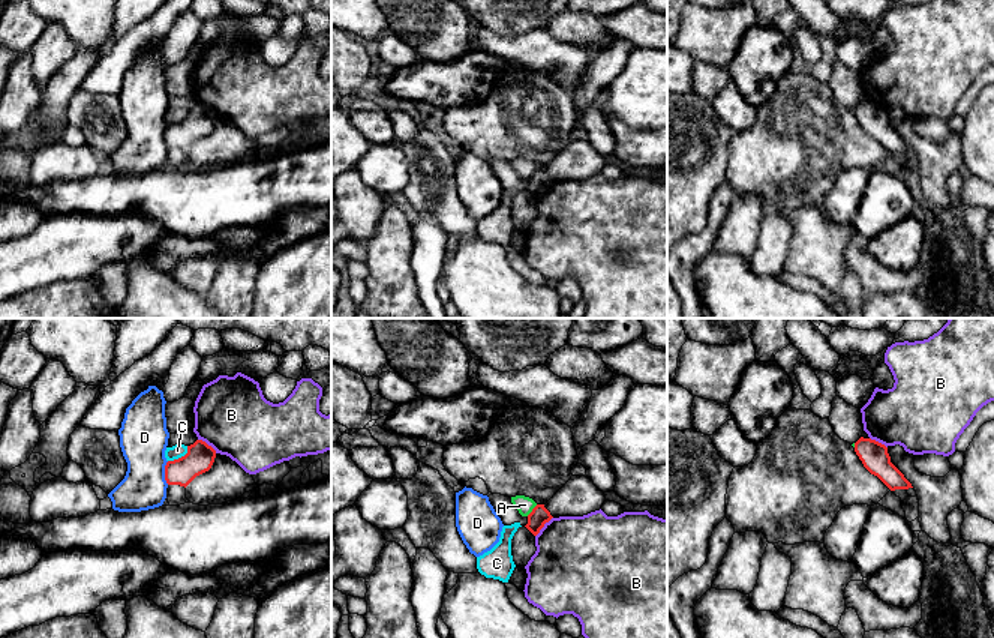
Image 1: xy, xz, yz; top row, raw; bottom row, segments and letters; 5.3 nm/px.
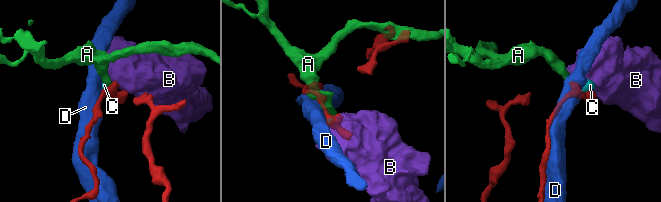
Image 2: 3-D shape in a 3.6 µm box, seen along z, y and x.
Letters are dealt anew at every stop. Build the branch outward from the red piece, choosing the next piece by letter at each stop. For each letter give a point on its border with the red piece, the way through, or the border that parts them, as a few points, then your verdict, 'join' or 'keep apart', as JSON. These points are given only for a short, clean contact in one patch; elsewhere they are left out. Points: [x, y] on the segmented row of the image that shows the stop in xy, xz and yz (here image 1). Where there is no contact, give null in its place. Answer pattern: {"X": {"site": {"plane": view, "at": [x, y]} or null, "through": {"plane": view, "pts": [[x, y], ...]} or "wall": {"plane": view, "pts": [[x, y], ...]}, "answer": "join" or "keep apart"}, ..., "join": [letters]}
{"A": {"site": {"plane": "xz", "at": [532, 511]}, "wall": {"plane": "xz", "pts": [[537, 505], [526, 515]]}, "answer": "keep apart"}, "B": {"site": {"plane": "xz", "at": [543, 526]}, "answer": "keep apart"}, "C": {"site": {"plane": "xy", "at": [182, 457]}, "wall": {"plane": "xy", "pts": [[188, 446], [183, 455], [168, 461]]}, "answer": "keep apart"}, "D": {"site": {"plane": "xy", "at": [165, 473]}, "answer": "keep apart"}, "join": []}

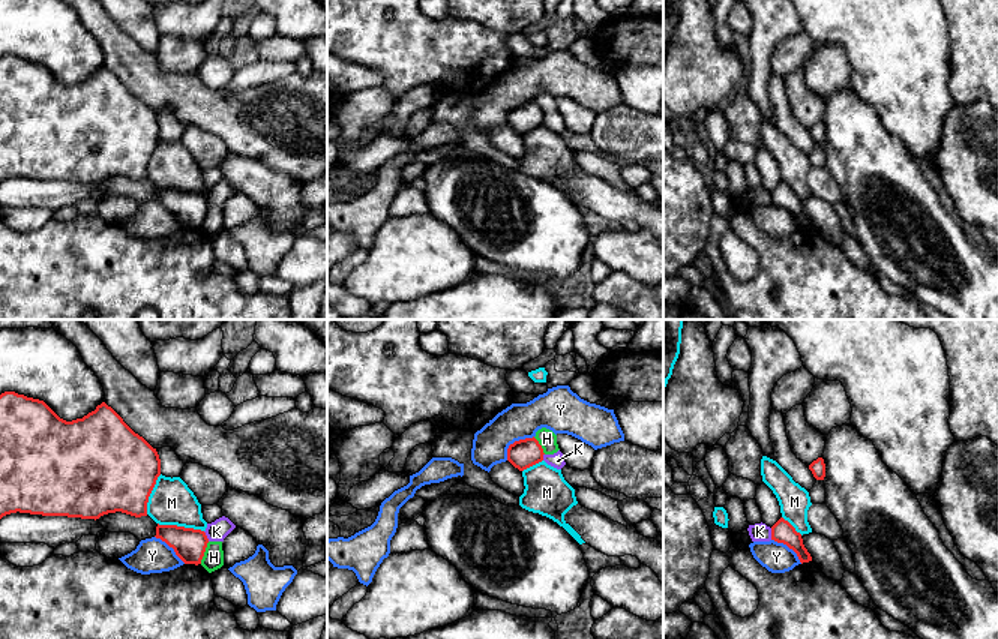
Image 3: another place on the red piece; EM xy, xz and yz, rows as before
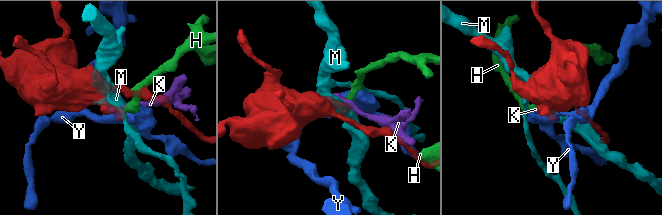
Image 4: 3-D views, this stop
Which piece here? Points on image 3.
{"H": {"site": {"plane": "xy", "at": [204, 551]}, "wall": {"plane": "xy", "pts": [[209, 542], [200, 563]]}, "answer": "keep apart"}, "K": {"site": {"plane": "yz", "at": [772, 534]}, "answer": "keep apart"}, "M": {"site": {"plane": "xy", "at": [180, 527]}, "answer": "keep apart"}, "Y": {"site": {"plane": "xz", "at": [515, 441]}, "answer": "keep apart"}, "join": []}

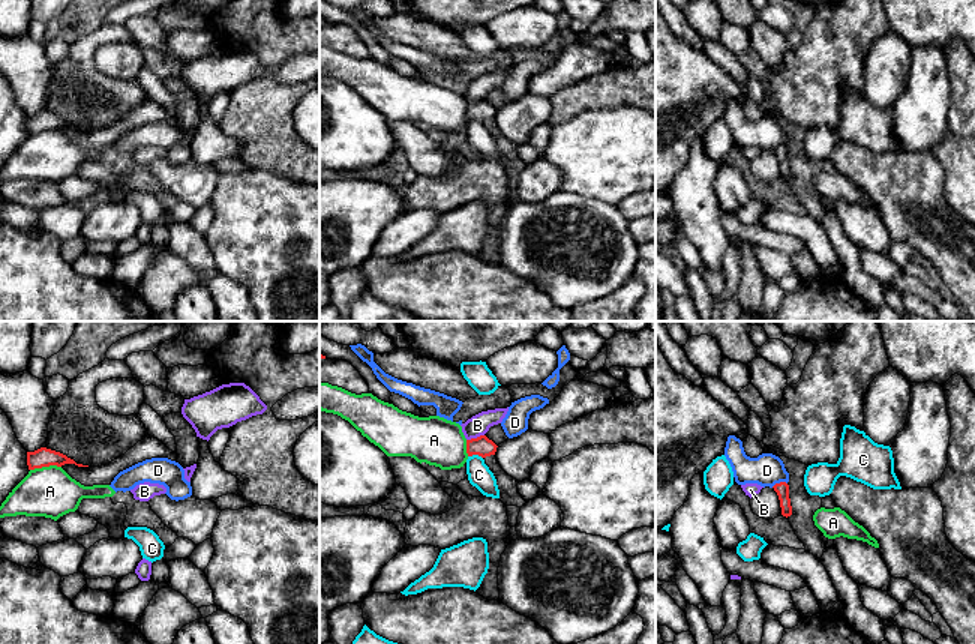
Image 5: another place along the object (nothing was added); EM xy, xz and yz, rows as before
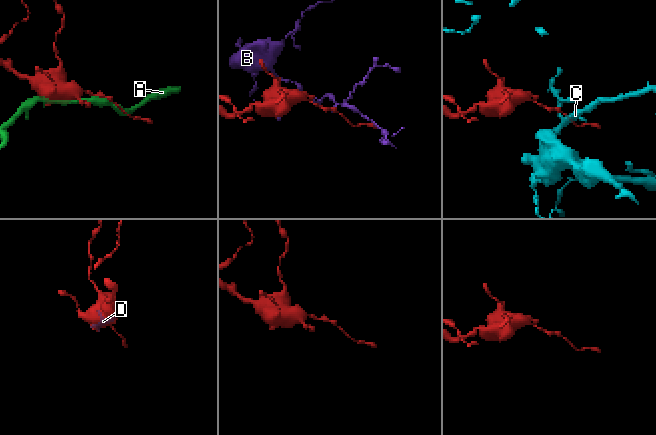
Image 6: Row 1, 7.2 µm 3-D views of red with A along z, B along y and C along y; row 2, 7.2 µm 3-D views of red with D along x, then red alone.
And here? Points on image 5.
{"A": {"site": {"plane": "xy", "at": [45, 466]}, "answer": "keep apart"}, "B": {"site": {"plane": "xz", "at": [474, 439]}, "wall": {"plane": "xz", "pts": [[483, 434], [467, 440]]}, "answer": "keep apart"}, "C": {"site": {"plane": "xz", "at": [476, 454]}, "wall": {"plane": "xz", "pts": [[468, 455], [479, 455], [482, 458]]}, "answer": "keep apart"}, "D": {"site": {"plane": "yz", "at": [780, 482]}, "answer": "keep apart"}, "join": []}

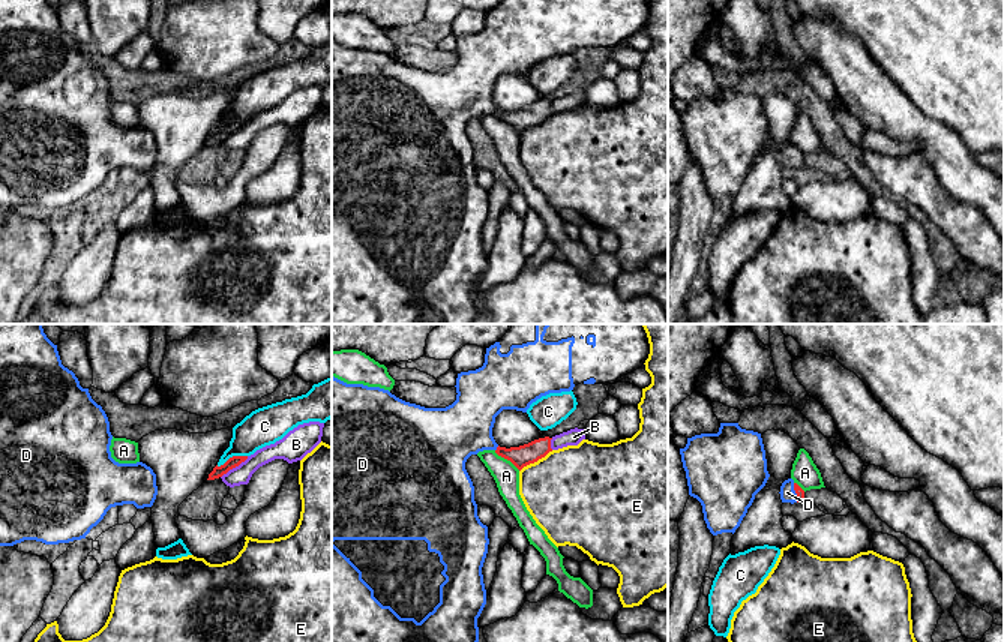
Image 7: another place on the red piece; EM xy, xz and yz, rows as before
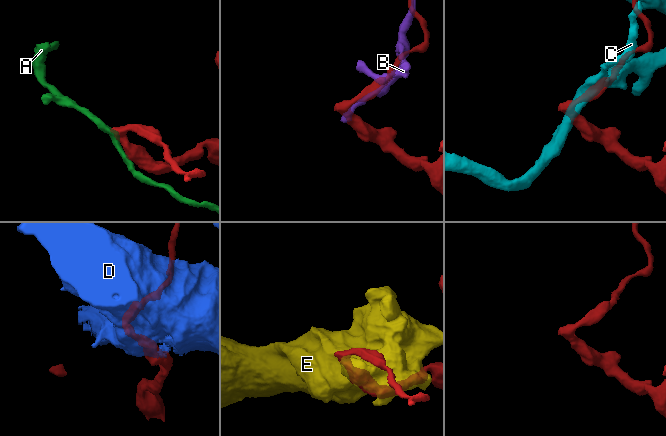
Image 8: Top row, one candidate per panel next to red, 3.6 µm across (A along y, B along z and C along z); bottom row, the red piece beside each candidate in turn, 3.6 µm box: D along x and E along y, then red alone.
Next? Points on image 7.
{"A": {"site": {"plane": "xz", "at": [508, 459]}, "wall": {"plane": "xz", "pts": [[494, 450], [520, 470]]}, "answer": "keep apart"}, "B": {"site": {"plane": "xy", "at": [234, 467]}, "answer": "keep apart"}, "C": {"site": {"plane": "xy", "at": [233, 456]}, "answer": "keep apart"}, "D": {"site": {"plane": "yz", "at": [796, 492]}, "through": {"plane": "yz", "pts": [[800, 494], [796, 492], [787, 492]]}, "answer": "join"}, "E": {"site": {"plane": "xz", "at": [536, 461]}, "answer": "keep apart"}, "join": ["D"]}

